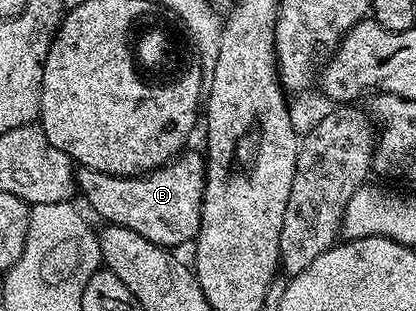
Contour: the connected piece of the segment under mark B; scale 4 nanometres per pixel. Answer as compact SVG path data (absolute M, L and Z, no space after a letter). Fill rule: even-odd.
M185 149L169 163L144 175L111 175L80 167L76 172L76 189L79 198L84 198L92 206L93 213L104 218L105 224L134 229L138 237L146 237L146 241L154 241L159 247L180 249L176 247L195 240L200 228L205 162L201 152L199 155Z

